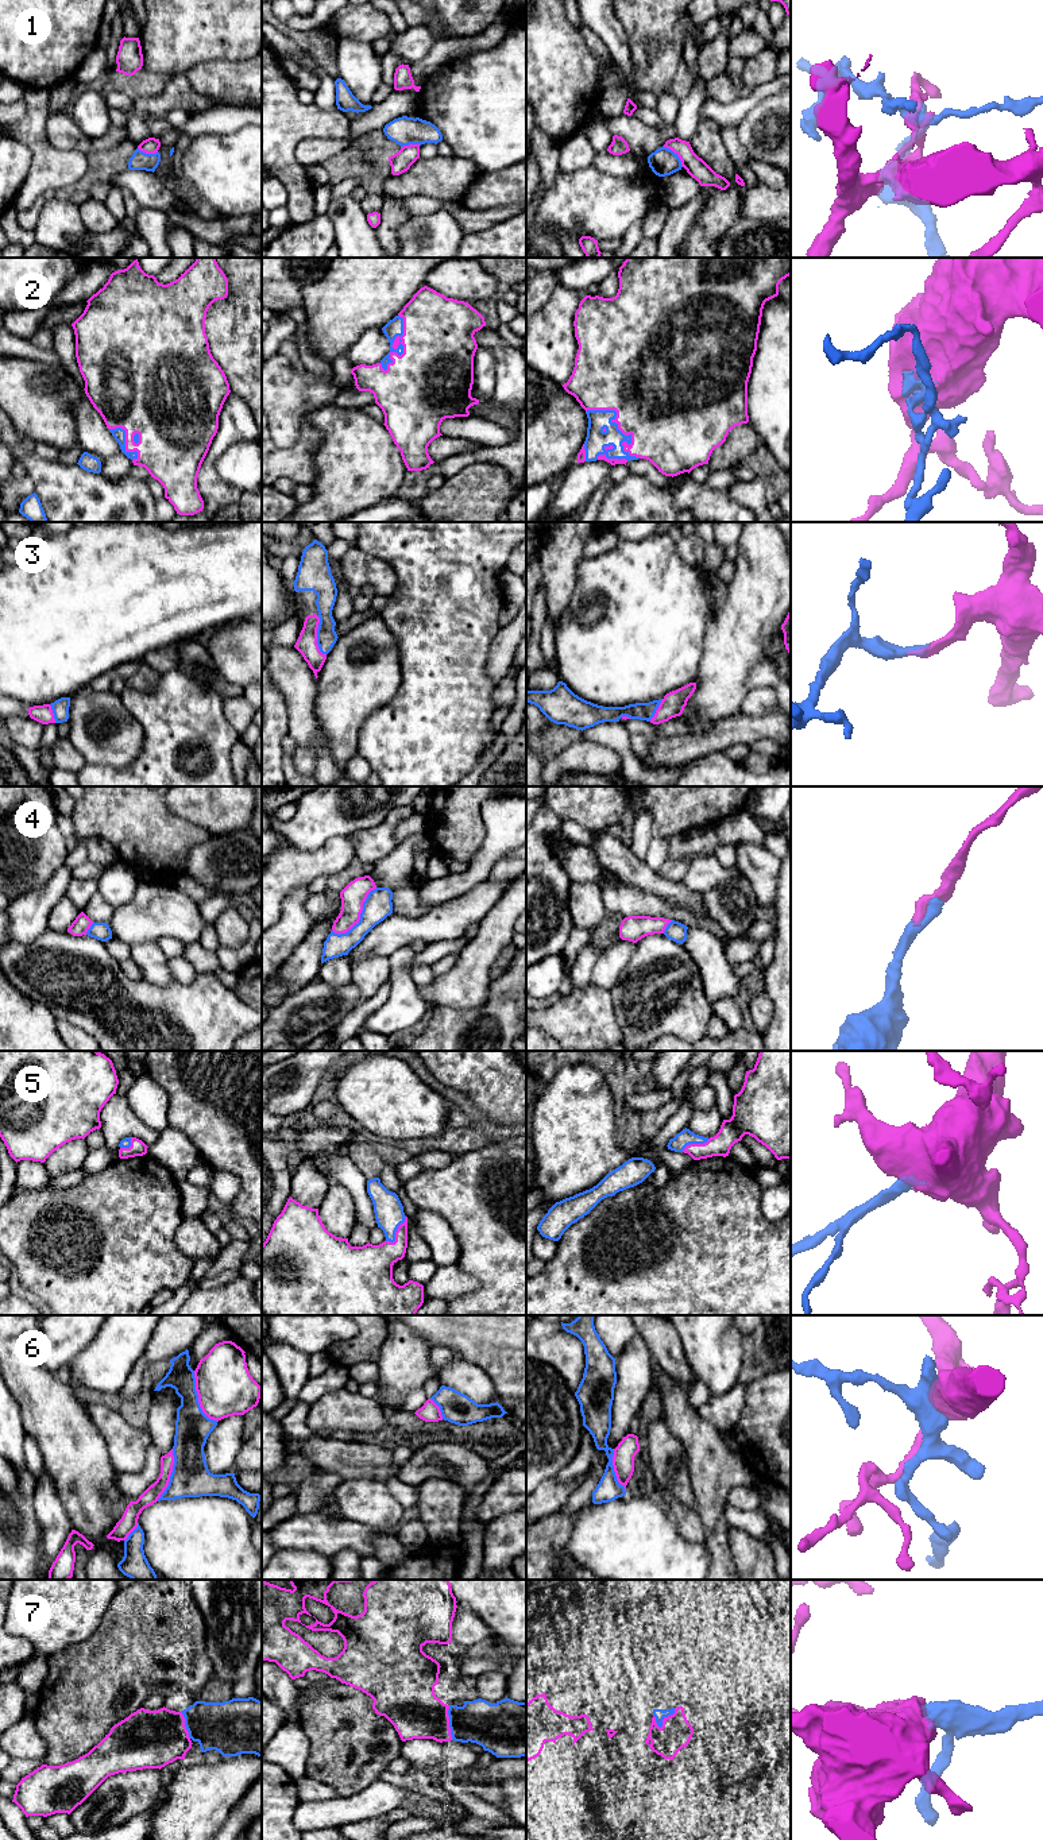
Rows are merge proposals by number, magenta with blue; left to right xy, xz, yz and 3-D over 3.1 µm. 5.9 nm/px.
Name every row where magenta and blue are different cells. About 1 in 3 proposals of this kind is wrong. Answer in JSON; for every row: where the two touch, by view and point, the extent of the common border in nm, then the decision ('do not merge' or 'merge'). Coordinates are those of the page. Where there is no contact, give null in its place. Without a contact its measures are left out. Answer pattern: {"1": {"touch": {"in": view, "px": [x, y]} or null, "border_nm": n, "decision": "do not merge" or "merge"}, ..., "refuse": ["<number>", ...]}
{"1": {"touch": {"in": "yz", "px": [675, 153]}, "border_nm": 180, "decision": "do not merge"}, "2": {"touch": {"in": "yz", "px": [621, 430]}, "border_nm": 440, "decision": "merge"}, "3": {"touch": {"in": "xz", "px": [316, 636]}, "border_nm": 240, "decision": "merge"}, "4": {"touch": {"in": "xz", "px": [359, 915]}, "border_nm": 380, "decision": "merge"}, "5": {"touch": {"in": "xz", "px": [396, 1233]}, "border_nm": 200, "decision": "merge"}, "6": {"touch": {"in": "xy", "px": [199, 1399]}, "border_nm": 340, "decision": "merge"}, "7": {"touch": {"in": "yz", "px": [665, 1717]}, "border_nm": 160, "decision": "merge"}, "refuse": ["1"]}

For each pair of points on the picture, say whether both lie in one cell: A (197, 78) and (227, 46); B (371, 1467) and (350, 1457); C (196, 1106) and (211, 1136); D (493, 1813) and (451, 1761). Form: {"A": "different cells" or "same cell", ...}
{"A": "different cells", "B": "same cell", "C": "same cell", "D": "same cell"}

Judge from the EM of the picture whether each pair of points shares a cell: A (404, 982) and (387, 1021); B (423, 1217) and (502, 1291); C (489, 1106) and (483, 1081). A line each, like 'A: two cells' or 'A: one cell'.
A: one cell
B: two cells
C: one cell

